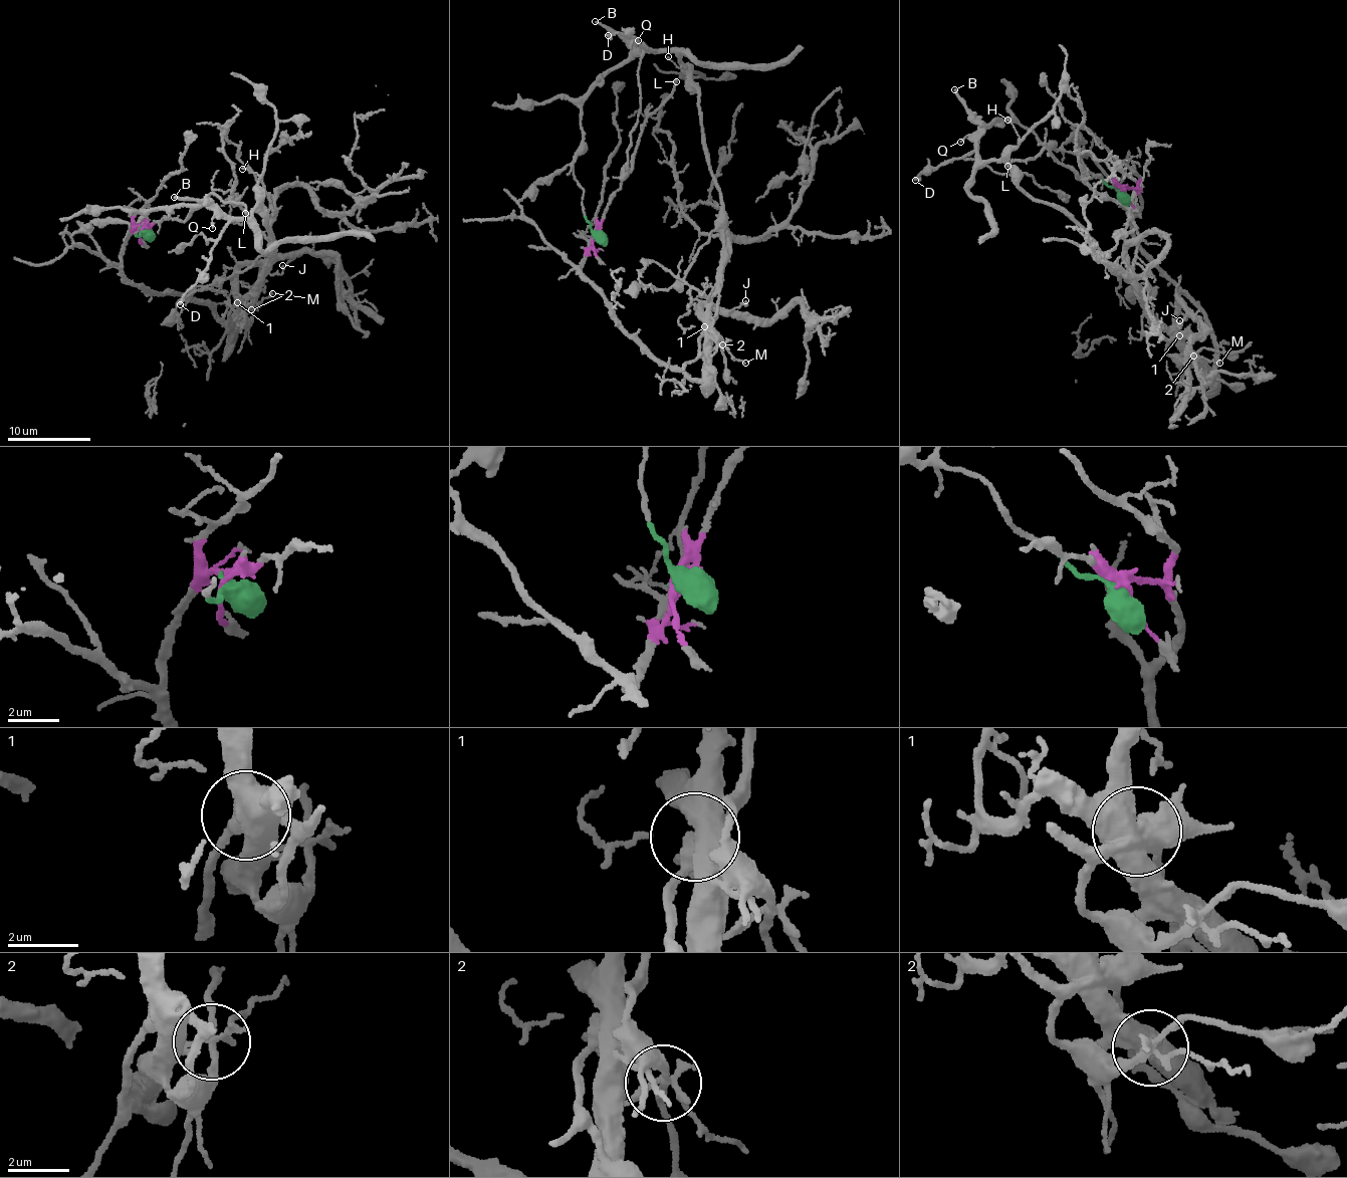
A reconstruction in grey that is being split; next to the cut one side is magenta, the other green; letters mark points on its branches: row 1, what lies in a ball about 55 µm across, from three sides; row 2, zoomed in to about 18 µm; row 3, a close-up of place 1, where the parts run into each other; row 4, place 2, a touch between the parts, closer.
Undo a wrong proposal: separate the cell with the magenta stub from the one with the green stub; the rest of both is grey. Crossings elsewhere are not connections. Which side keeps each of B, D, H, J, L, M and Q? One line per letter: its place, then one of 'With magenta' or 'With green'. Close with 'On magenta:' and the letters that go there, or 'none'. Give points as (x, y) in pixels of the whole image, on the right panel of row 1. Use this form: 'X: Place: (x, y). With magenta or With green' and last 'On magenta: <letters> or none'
B: Place: (954, 89). With green
D: Place: (915, 180). With green
H: Place: (1007, 120). With green
J: Place: (1179, 320). With magenta
L: Place: (1007, 166). With magenta
M: Place: (1219, 363). With magenta
Q: Place: (960, 142). With green
On magenta: J, L, M

